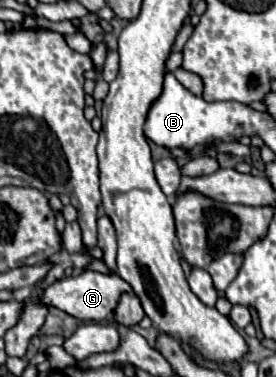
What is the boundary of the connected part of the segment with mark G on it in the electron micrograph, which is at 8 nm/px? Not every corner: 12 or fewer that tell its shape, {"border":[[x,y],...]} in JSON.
{"border":[[92,270],[64,276],[42,294],[44,306],[102,322],[130,286]]}

